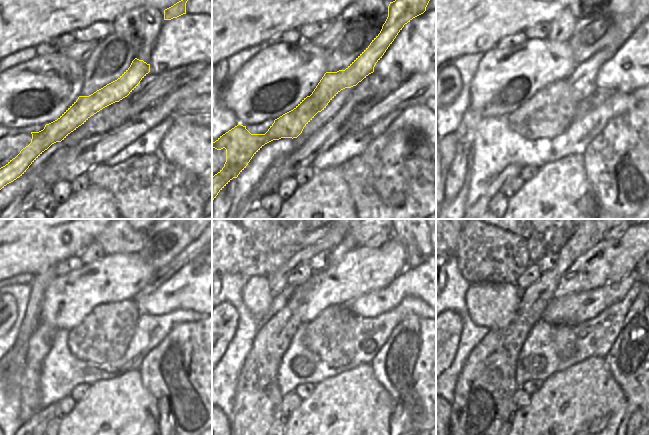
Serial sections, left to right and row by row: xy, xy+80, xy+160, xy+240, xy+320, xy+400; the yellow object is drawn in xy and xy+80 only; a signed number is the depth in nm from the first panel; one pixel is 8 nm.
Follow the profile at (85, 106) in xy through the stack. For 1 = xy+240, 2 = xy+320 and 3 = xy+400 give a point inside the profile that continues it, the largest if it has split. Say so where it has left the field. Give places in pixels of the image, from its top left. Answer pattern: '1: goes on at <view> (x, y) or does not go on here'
1: goes on at xy+240 (103, 336)
2: goes on at xy+320 (330, 335)
3: goes on at xy+400 (564, 340)

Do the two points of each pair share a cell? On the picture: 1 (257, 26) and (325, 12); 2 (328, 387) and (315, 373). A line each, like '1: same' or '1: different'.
1: same
2: different

